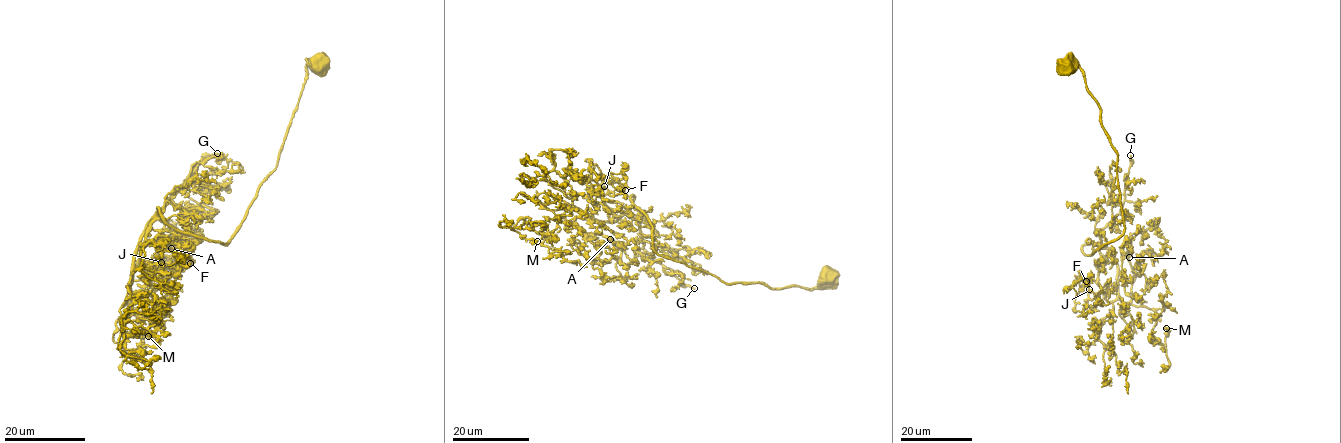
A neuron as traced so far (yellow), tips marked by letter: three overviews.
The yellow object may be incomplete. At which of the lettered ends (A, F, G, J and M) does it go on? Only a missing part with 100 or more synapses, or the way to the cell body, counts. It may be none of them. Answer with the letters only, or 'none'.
G

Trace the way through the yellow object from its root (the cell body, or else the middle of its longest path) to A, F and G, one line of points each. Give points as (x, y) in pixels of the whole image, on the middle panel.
A: (825, 273), (813, 289), (725, 282), (655, 251), (632, 195), (613, 221), (566, 210), (610, 239)
F: (825, 273), (813, 289), (725, 282), (655, 251), (634, 197), (623, 212), (599, 193), (611, 181), (625, 190)
G: (825, 273), (813, 289), (725, 282), (655, 251), (651, 222), (632, 195), (627, 214), (648, 255), (694, 288)

